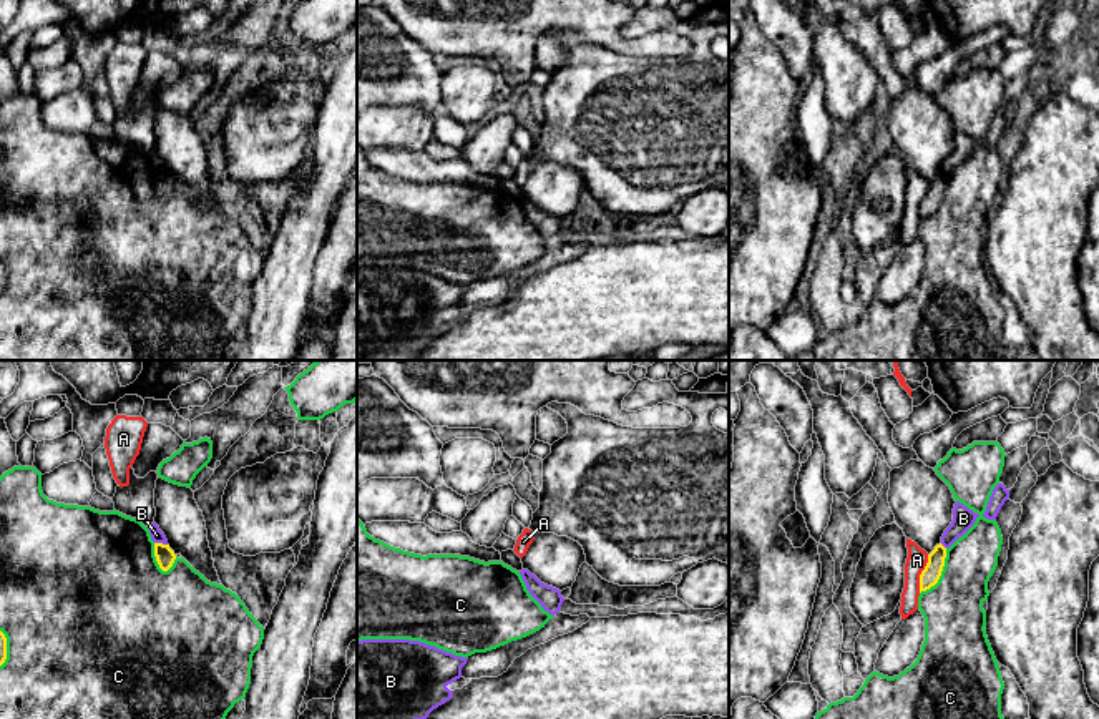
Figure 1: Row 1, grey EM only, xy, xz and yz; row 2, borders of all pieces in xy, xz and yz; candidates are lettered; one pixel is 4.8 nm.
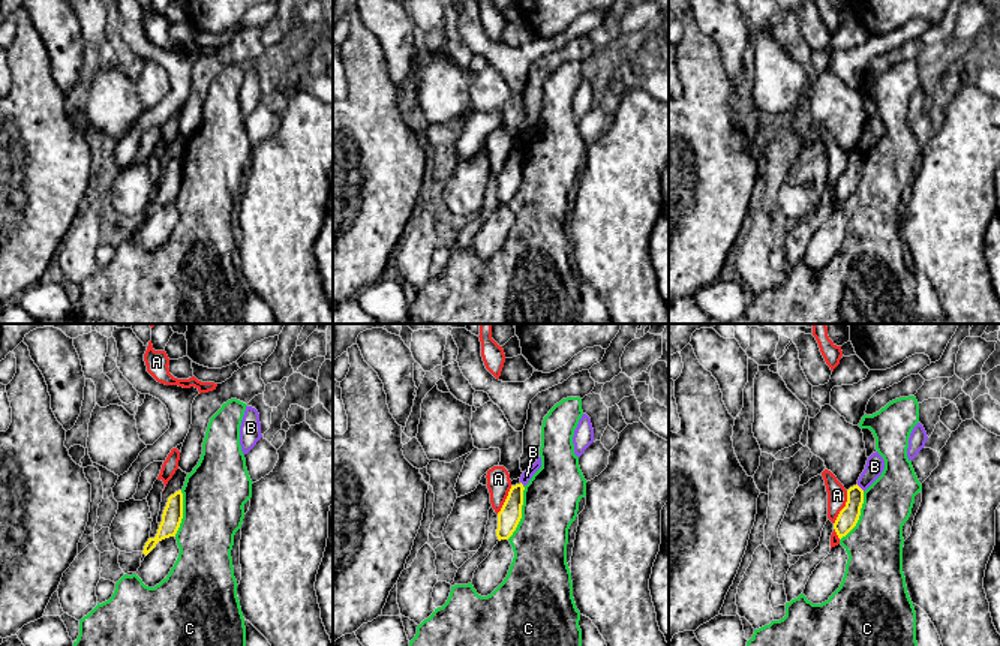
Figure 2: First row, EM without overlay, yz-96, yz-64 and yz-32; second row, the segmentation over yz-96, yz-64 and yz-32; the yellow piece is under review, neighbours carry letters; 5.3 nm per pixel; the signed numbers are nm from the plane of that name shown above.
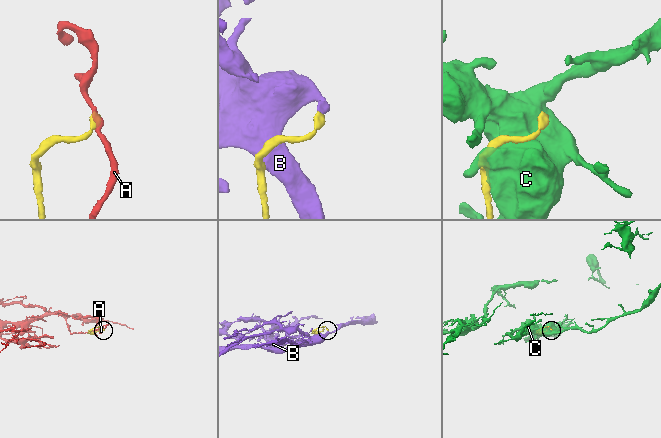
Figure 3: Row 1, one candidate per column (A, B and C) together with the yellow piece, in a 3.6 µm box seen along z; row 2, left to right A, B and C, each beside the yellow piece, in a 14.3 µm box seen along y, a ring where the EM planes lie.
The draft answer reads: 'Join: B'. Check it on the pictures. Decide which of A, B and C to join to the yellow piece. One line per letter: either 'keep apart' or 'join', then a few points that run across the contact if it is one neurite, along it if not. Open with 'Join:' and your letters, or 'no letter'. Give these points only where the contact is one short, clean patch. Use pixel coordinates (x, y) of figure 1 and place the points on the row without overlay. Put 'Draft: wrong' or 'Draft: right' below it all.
Join: no letter
A: keep apart
B: keep apart
C: keep apart
Draft: wrong

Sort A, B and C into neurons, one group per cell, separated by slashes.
A / B / C

